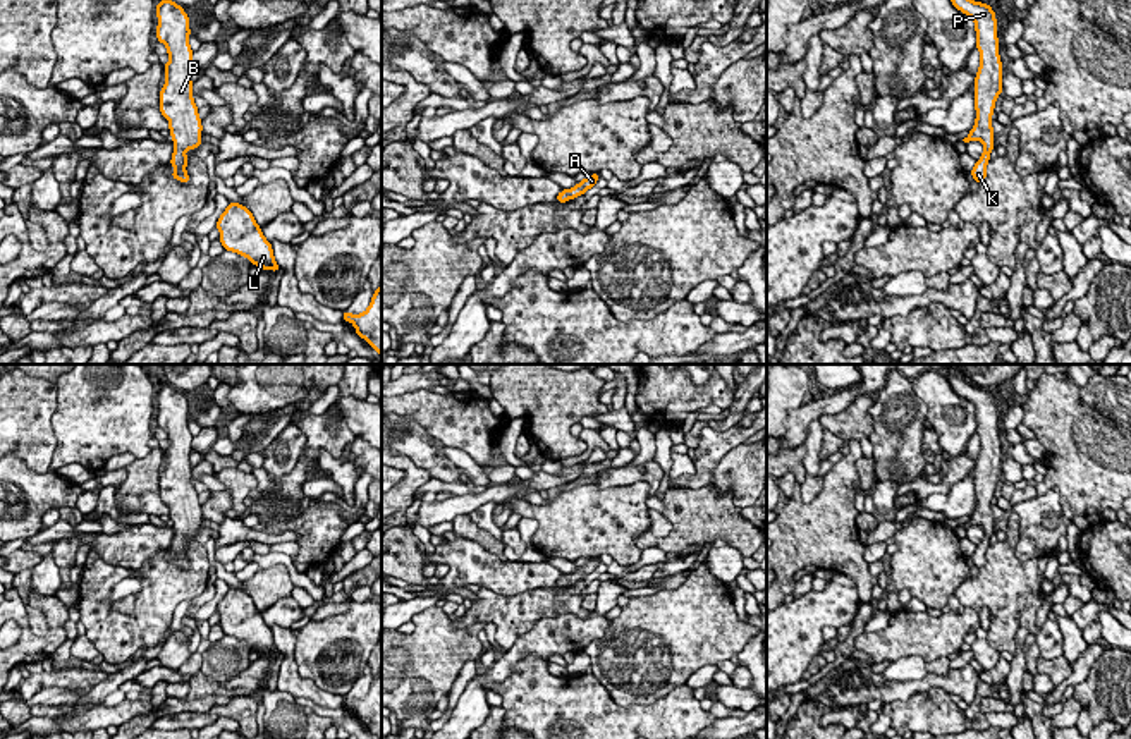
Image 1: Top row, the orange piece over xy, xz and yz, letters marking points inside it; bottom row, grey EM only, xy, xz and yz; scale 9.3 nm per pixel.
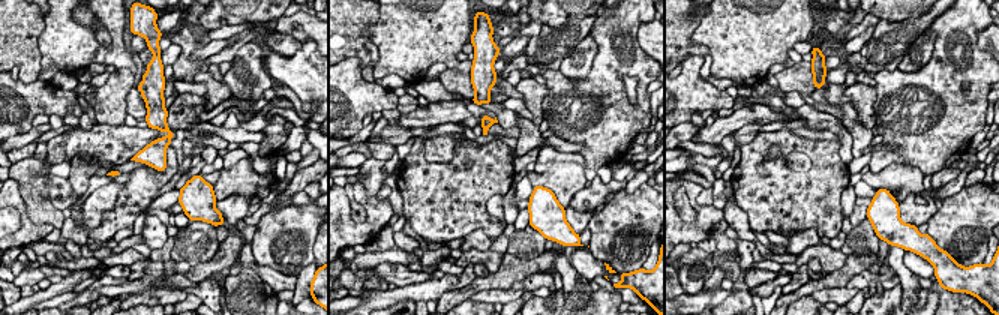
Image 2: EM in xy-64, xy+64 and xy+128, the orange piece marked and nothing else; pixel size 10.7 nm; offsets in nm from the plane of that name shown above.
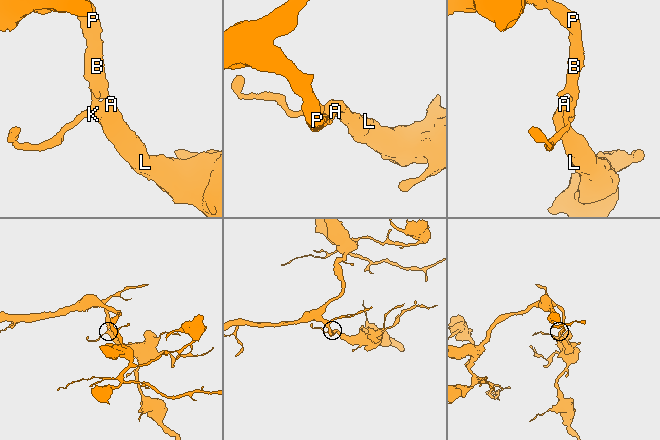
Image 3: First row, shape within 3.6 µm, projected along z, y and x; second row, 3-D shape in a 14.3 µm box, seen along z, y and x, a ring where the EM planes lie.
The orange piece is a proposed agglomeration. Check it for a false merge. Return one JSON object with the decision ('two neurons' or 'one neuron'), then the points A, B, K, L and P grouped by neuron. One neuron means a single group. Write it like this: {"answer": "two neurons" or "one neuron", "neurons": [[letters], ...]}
{"answer": "one neuron", "neurons": [["A", "B", "K", "L", "P"]]}

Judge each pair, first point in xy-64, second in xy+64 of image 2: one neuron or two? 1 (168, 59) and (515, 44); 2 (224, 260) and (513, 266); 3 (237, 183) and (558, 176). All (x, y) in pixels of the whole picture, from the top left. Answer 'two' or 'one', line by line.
1: one
2: one
3: one

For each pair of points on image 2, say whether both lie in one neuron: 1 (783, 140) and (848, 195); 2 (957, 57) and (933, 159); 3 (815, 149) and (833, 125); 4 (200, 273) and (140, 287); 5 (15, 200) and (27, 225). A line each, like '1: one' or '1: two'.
1: two
2: one
3: two
4: two
5: one

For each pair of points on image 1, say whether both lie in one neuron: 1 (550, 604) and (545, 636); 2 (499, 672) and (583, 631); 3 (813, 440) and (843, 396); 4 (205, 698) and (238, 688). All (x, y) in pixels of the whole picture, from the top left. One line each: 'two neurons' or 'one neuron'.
1: two neurons
2: one neuron
3: two neurons
4: one neuron

